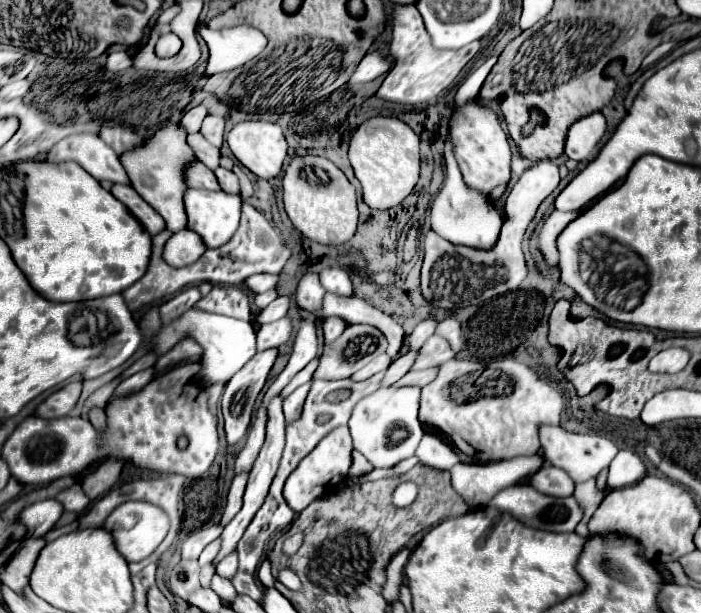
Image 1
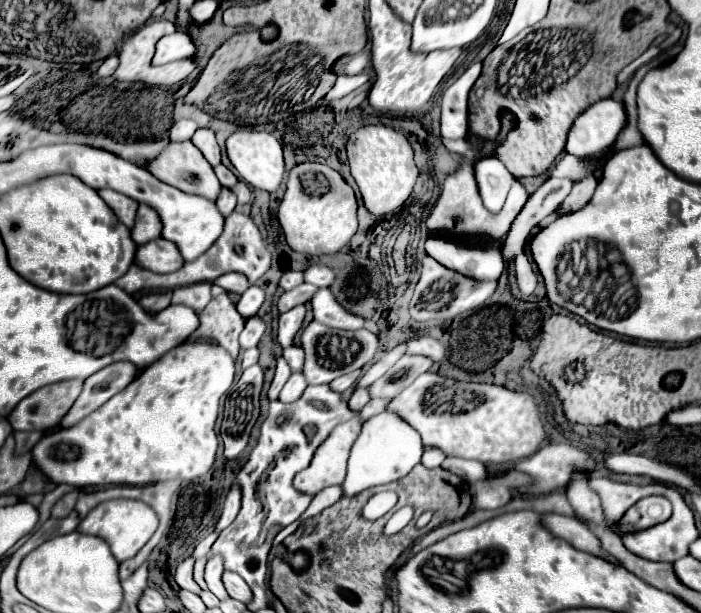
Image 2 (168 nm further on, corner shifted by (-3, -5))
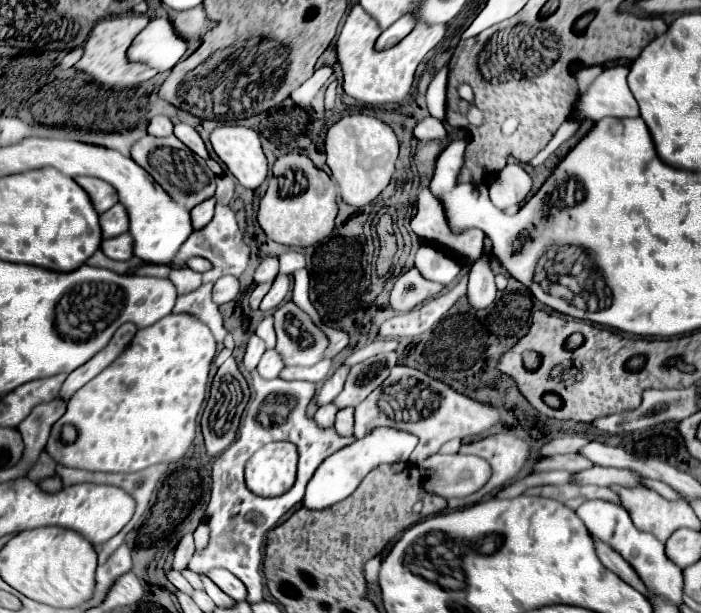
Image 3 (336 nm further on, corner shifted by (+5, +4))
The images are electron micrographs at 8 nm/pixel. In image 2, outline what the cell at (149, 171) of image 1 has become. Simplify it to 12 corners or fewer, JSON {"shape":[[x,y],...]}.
{"shape":[[152,206],[138,208],[132,238],[138,244],[160,238],[160,214]]}

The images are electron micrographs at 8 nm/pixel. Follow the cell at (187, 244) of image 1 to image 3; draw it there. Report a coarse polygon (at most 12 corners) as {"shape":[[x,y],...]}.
{"shape":[[128,233],[104,239],[100,249],[110,259],[132,257]]}

